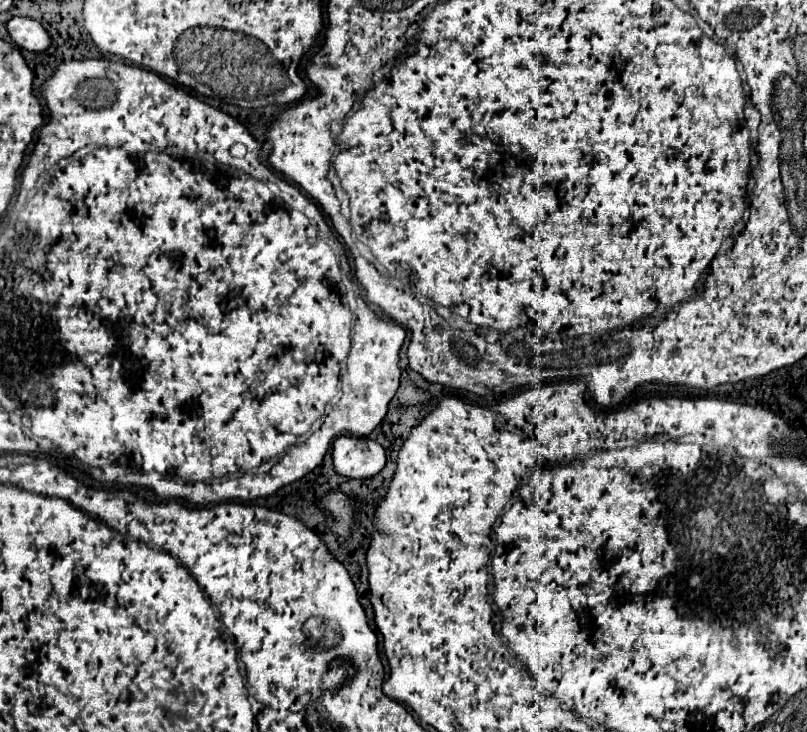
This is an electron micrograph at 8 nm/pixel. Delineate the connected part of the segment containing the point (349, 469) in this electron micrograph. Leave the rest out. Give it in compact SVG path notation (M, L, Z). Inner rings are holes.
M346 434L336 438L332 458L334 470L348 478L372 478L386 464L384 448L378 442Z

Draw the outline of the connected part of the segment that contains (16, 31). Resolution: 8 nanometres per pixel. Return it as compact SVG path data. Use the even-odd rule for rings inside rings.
M12 18L8 22L8 32L18 46L30 52L44 52L52 44L48 30L34 18Z

